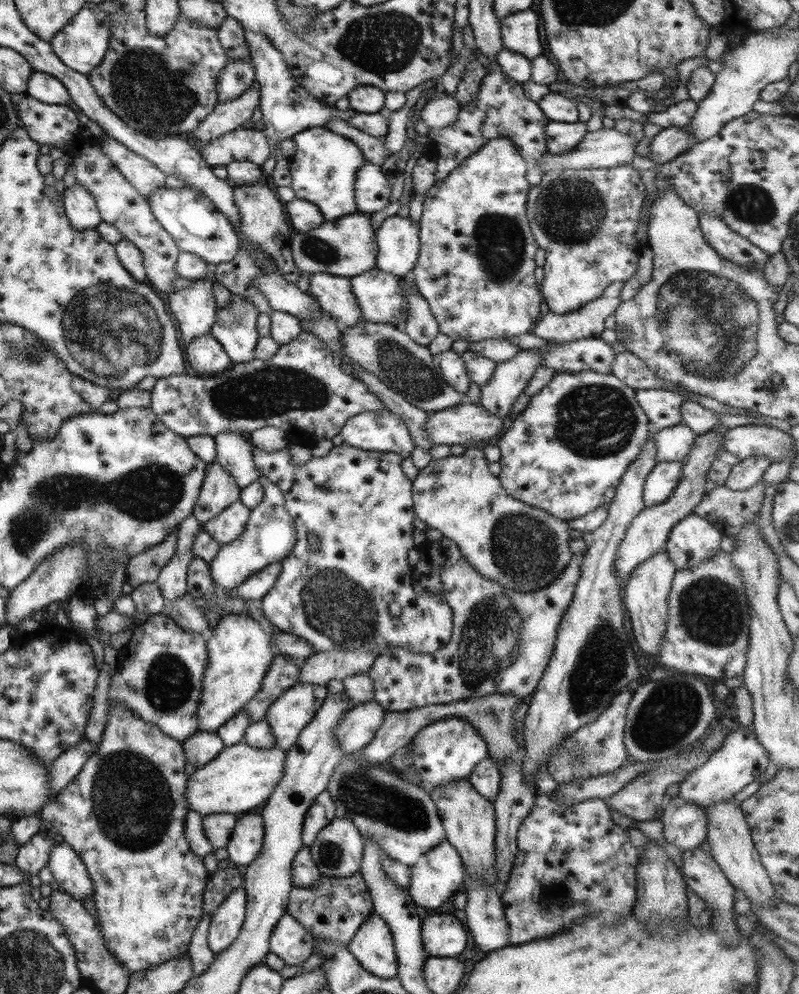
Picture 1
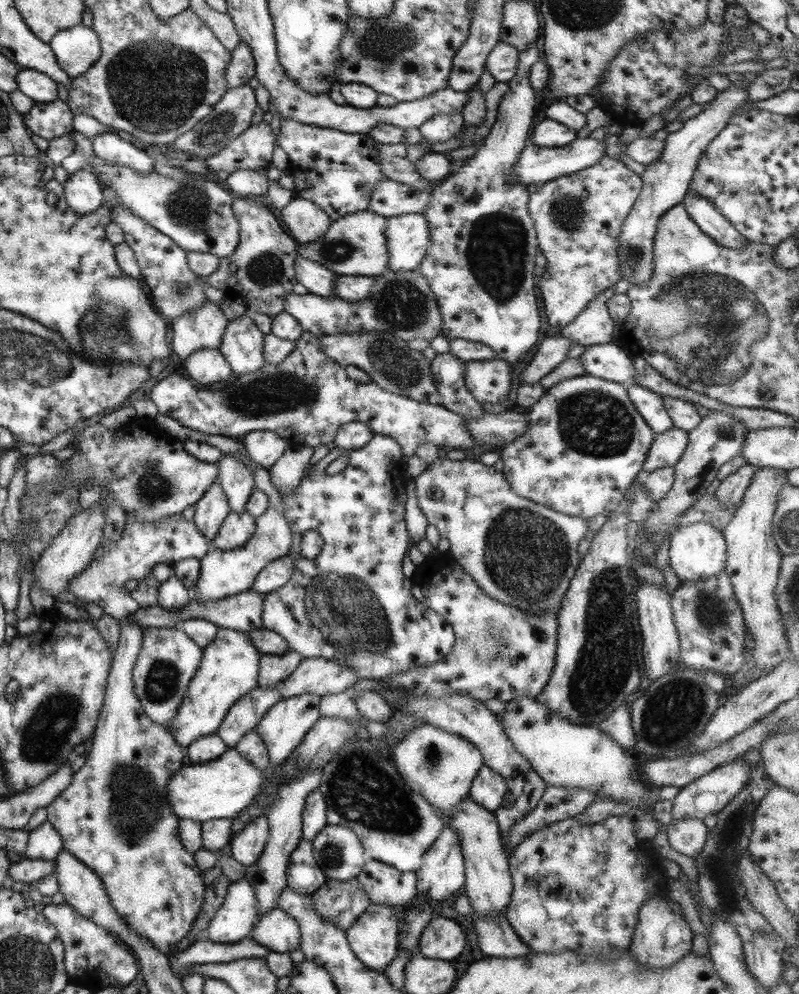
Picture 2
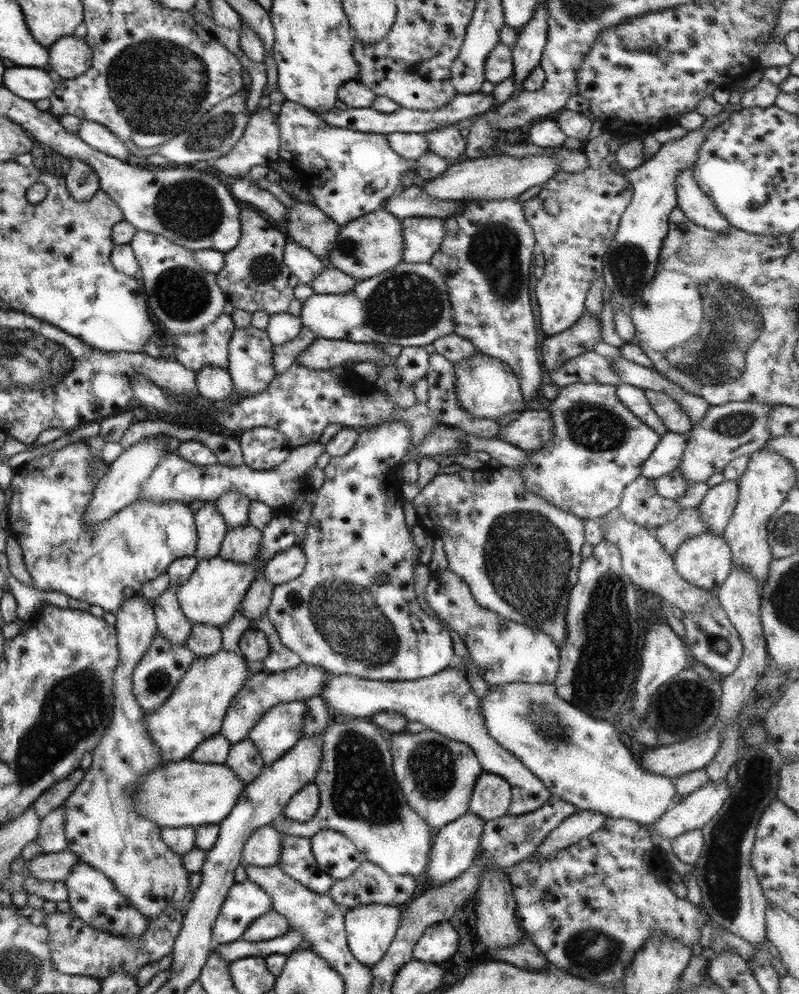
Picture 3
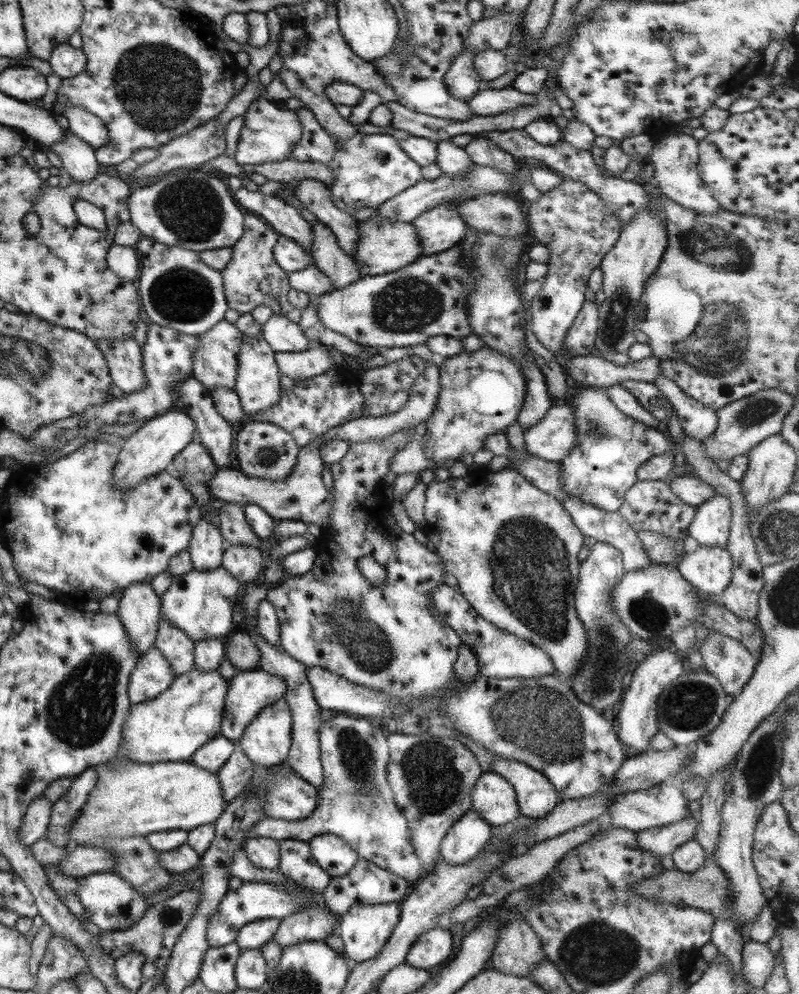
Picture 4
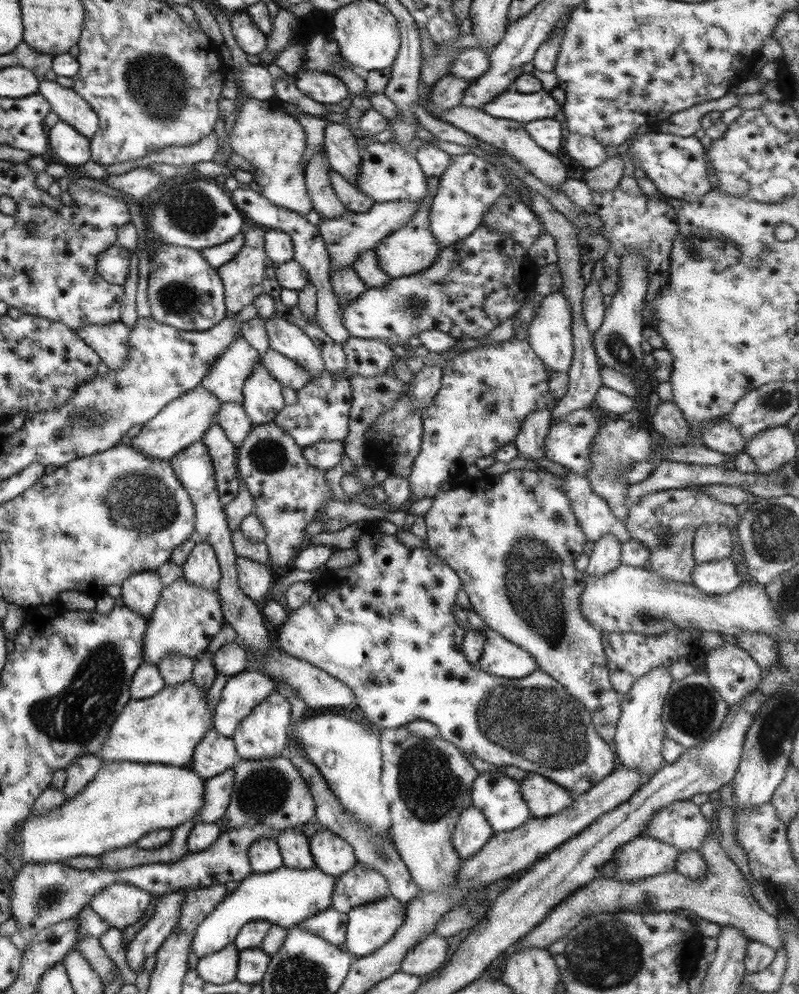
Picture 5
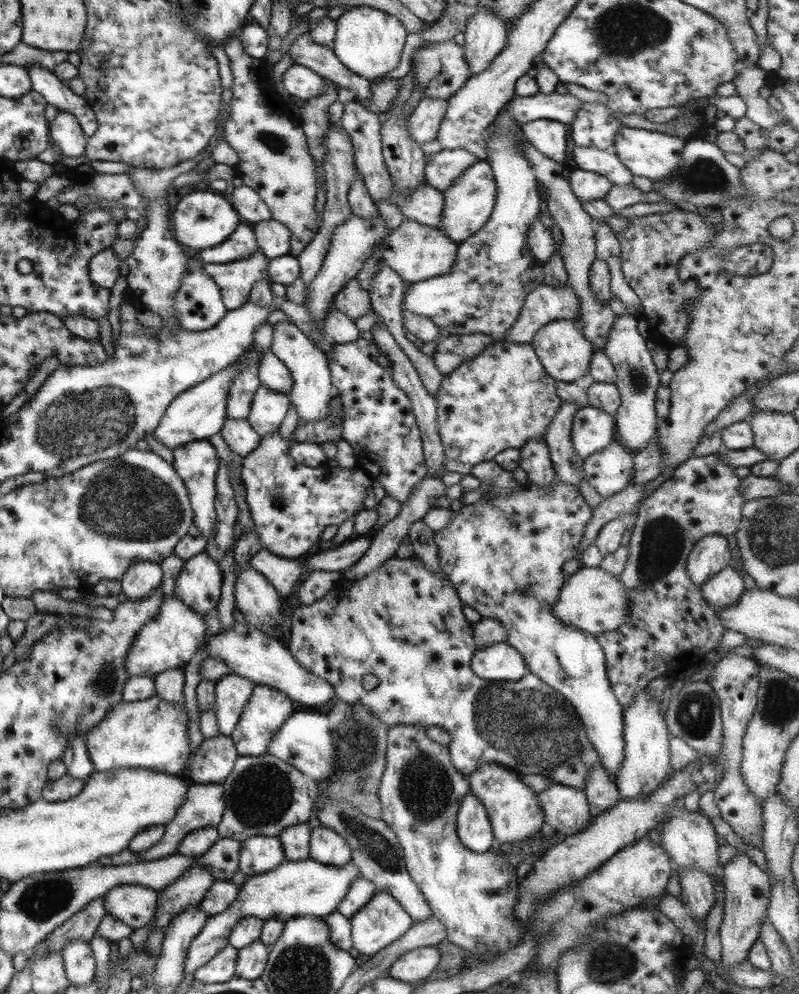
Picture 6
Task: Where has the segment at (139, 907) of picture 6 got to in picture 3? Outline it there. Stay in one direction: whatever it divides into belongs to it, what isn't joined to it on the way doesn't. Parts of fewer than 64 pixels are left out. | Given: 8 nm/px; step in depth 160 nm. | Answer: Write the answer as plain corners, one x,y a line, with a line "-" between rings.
81,861
73,867
69,876
64,880
67,890
67,902
76,917
97,931
106,932
114,937
132,939
138,937
146,927
144,916
121,896
114,884
97,869
91,868

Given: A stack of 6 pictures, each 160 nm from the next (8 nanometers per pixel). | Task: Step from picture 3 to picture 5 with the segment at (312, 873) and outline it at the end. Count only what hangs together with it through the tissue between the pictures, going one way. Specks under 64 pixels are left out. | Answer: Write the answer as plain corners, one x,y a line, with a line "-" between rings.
298,828
282,831
275,841
283,866
301,870
314,866
308,838
299,832

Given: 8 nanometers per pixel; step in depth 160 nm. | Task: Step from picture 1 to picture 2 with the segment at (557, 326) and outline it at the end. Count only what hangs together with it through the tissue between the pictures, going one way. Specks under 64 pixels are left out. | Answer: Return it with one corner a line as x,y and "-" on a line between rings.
613,286
603,290
568,326
563,329
549,327
541,336
563,335
563,338
571,340
573,345
577,344
585,348
595,344
614,342
614,321
608,316
606,308
607,300
614,294

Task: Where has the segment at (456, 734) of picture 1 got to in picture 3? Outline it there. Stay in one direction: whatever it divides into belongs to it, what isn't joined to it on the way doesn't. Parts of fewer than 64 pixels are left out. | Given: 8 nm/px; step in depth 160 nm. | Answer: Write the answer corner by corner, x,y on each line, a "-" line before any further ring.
429,729
418,733
392,733
388,739
393,779
405,803
423,820
433,835
445,824
468,812
475,782
482,771
473,751
466,744

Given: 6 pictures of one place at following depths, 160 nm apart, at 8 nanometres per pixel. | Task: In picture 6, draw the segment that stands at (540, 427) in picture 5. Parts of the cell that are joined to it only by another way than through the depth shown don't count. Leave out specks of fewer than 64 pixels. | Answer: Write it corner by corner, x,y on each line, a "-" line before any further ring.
530,438
519,450
518,466
525,472
527,482
537,486
550,486
556,474
544,441

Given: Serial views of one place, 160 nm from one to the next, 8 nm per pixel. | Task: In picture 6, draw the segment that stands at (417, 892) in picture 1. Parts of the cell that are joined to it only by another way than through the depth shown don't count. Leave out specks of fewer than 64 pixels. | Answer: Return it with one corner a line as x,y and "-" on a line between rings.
470,792
461,798
456,812
456,836
471,852
490,850
493,842
485,807

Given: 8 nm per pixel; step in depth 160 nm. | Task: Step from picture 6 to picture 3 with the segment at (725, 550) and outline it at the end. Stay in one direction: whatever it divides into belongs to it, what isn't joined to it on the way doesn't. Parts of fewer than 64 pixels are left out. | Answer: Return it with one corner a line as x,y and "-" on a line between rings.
723,480
707,489
699,505
696,506
707,533
722,536
723,529
731,518
737,495
736,480

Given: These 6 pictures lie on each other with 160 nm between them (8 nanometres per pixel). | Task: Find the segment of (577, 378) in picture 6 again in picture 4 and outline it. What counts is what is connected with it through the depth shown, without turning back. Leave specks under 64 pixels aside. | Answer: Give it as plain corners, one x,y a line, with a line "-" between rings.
566,177
559,186
540,193
539,198
529,205
526,222
528,230
533,232
531,240
544,244
550,252
545,282
530,300
531,322
527,327
531,328
541,347
563,360
566,353
563,341
585,302
589,273
600,266
605,254
613,248
621,226
599,196
582,182

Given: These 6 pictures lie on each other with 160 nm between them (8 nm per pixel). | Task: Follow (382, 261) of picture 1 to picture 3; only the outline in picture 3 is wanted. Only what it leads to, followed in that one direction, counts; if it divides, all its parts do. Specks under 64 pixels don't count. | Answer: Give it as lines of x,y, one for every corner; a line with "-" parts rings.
413,217
401,219
402,261
408,263
429,263
444,239
446,226
442,219

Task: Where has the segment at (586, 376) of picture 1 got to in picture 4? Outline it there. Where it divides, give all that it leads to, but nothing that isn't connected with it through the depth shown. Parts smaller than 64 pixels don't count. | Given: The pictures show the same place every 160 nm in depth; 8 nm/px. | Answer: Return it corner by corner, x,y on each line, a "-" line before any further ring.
579,387
572,397
568,398
565,405
570,408
569,412
573,412
576,439
571,452
563,460
557,462
564,484
562,491
607,512
617,512
623,504
625,493
638,481
636,470
641,464
652,456
659,456
666,452
674,455
678,450
677,444
666,435
663,428
649,428
649,426
640,424
619,412
607,398
605,389

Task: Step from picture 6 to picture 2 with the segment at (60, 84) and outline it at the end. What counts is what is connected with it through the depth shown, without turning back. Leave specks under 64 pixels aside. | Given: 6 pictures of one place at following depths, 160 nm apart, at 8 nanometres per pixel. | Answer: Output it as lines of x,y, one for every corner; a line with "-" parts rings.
101,132
90,140
94,156
110,163
132,168
135,172
148,173
153,171
153,159
140,145
118,132

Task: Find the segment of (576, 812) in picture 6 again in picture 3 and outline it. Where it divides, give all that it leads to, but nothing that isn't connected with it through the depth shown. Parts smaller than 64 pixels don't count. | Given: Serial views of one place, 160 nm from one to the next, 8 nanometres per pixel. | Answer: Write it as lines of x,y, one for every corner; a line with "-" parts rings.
447,667
427,678
395,682
325,673
318,696
328,708
332,708
337,714
343,714
347,719
367,720
378,712
397,712
409,722
421,722
438,735
466,744
473,751
482,773
499,776
510,785
509,816
533,812
549,799
550,791
540,780
487,734
480,713
480,698
471,690
466,673
455,667

